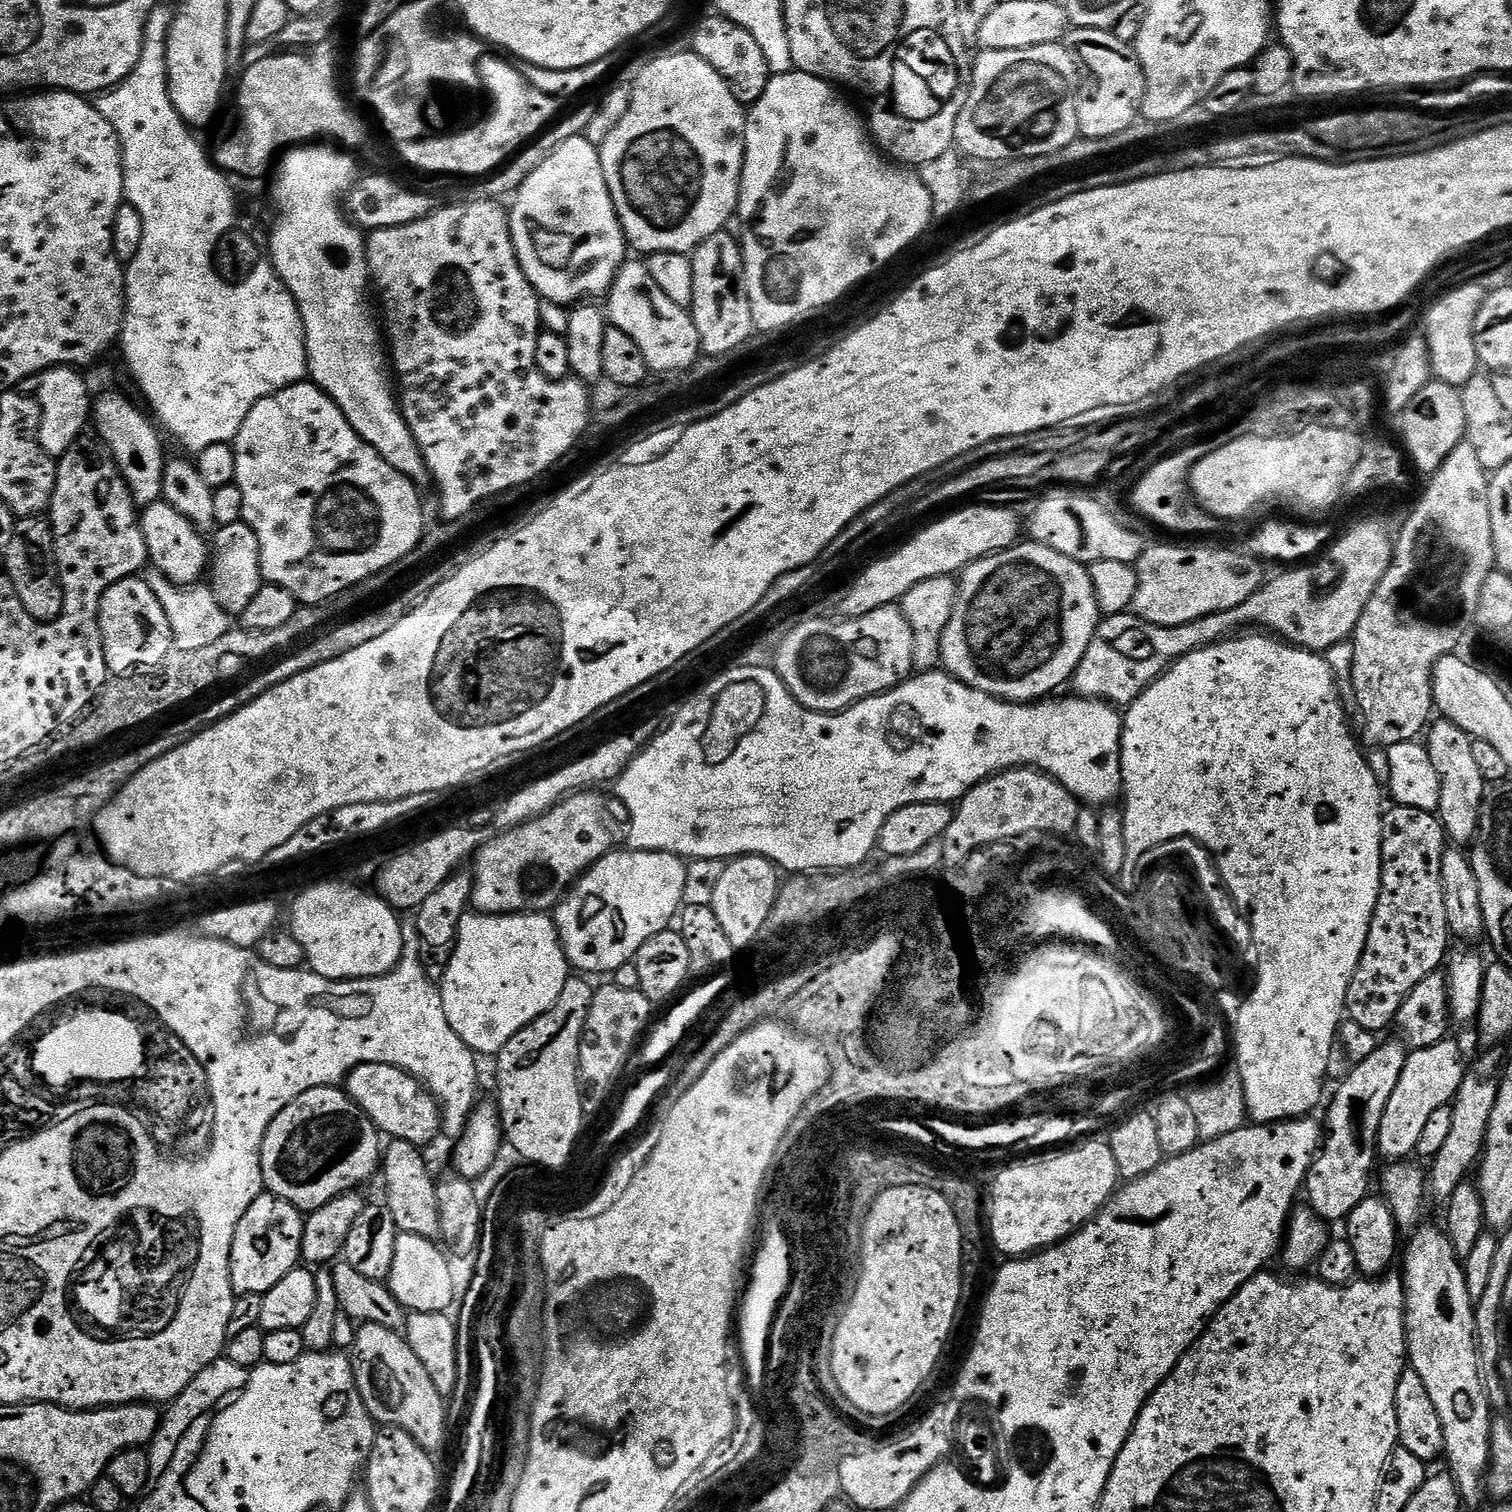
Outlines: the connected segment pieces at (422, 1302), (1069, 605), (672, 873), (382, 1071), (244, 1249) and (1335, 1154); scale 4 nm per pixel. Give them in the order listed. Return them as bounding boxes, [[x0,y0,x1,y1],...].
[[386,1232,457,1313],[940,542,1102,704],[554,850,688,974],[346,1064,442,1146],[230,1190,305,1296],[1303,1039,1409,1221]]

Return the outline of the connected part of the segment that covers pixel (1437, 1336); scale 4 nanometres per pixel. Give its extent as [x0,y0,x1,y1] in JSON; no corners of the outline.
[1402,1227,1494,1505]

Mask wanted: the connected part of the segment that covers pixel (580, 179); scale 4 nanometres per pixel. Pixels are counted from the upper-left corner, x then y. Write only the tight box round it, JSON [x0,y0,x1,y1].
[510,134,626,306]

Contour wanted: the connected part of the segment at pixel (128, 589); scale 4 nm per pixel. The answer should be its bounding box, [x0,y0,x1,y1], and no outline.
[100,578,174,678]

